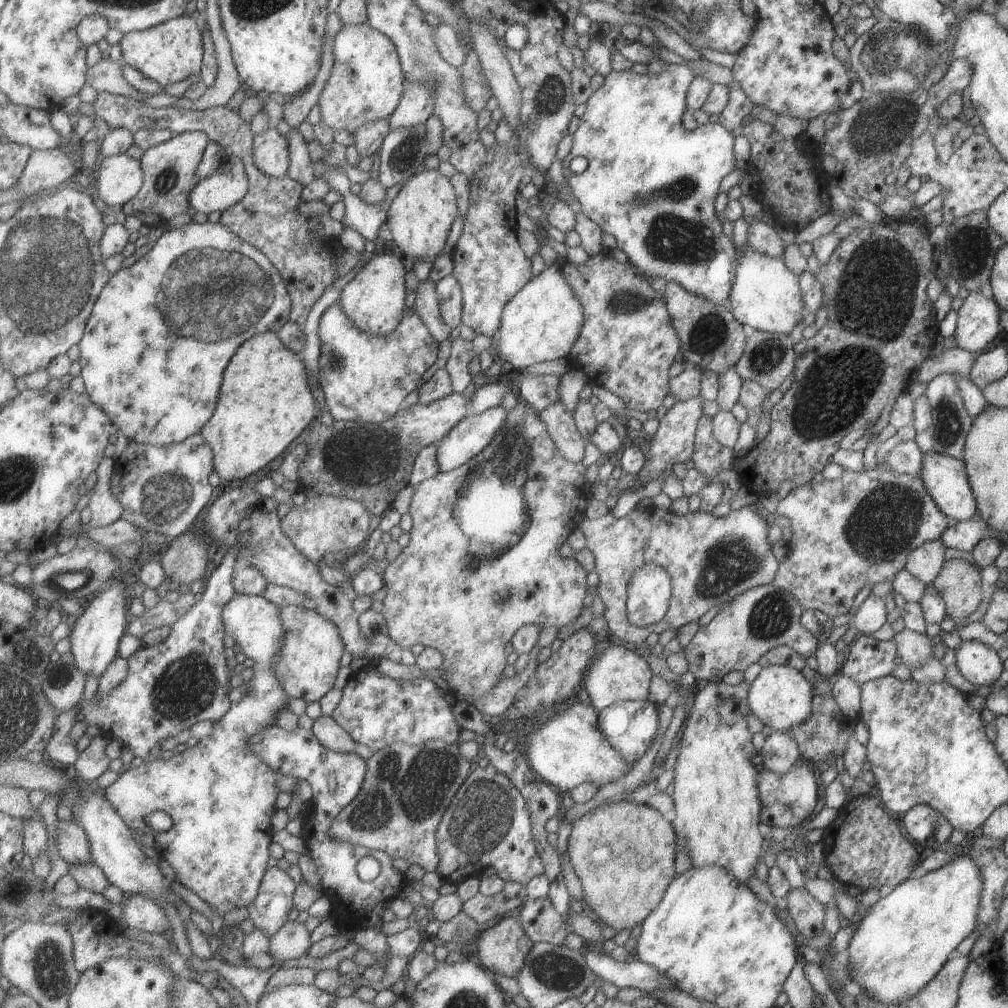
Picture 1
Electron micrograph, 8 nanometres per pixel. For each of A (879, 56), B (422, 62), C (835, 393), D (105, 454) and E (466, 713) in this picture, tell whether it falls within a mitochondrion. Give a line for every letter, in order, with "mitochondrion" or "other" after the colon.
A: mitochondrion
B: mitochondrion
C: mitochondrion
D: other
E: other

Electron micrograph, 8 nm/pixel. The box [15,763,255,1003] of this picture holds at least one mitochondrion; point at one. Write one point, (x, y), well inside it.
(50, 958)

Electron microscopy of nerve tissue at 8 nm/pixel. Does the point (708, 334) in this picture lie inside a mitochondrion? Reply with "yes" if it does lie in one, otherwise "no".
yes

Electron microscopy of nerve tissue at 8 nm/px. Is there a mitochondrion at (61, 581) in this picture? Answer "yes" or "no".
yes

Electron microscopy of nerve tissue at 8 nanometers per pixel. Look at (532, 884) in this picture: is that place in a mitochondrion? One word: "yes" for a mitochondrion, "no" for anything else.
no

